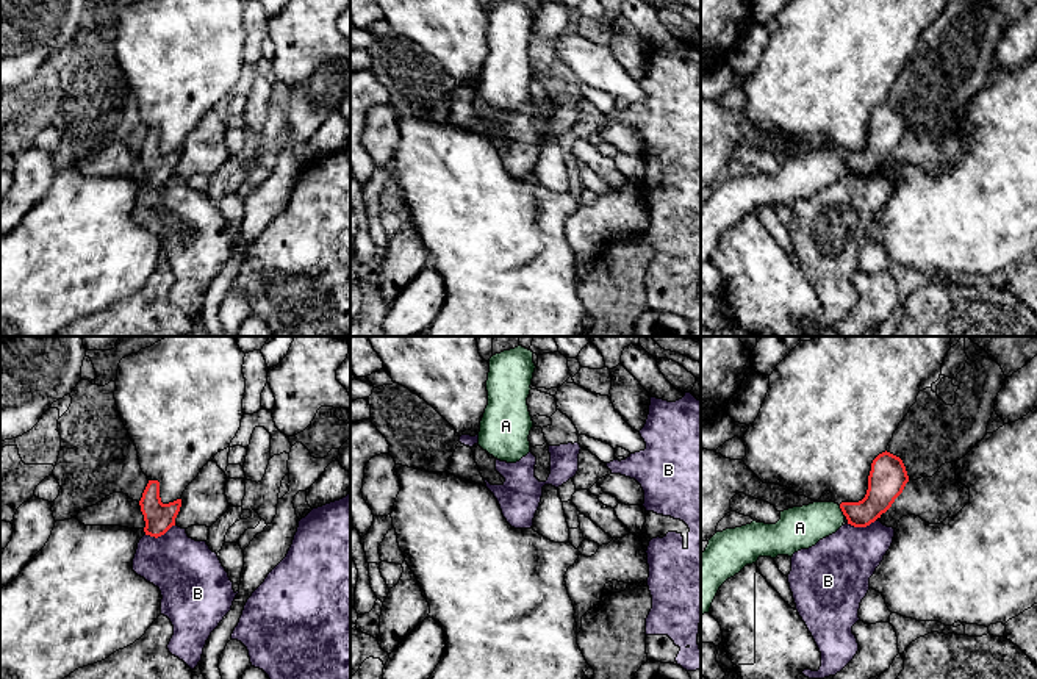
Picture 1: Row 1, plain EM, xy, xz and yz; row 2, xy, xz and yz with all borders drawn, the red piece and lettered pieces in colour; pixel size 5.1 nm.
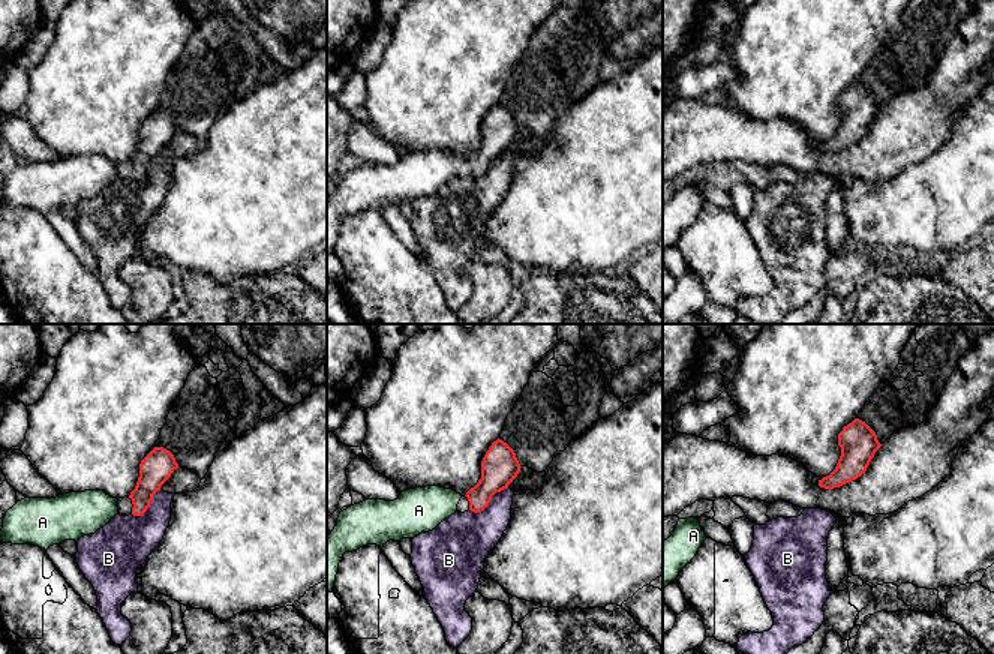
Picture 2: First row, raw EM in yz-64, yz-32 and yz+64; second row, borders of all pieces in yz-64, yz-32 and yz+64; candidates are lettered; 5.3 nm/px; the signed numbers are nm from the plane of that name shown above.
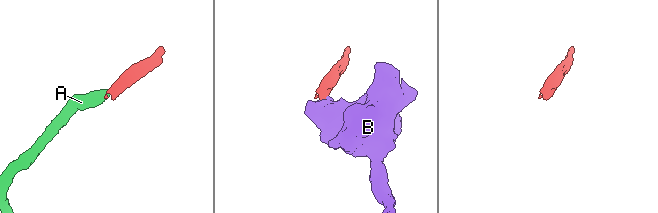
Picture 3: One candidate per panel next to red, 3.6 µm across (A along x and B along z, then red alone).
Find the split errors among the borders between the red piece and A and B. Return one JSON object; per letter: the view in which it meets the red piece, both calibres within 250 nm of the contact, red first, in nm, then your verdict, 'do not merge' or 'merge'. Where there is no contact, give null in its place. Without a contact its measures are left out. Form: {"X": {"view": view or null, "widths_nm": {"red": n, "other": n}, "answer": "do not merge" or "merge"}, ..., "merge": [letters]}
{"A": {"view": "yz", "widths_nm": {"red": 170, "other": 220}, "answer": "merge"}, "B": {"view": "xy", "widths_nm": {"red": 150, "other": 340}, "answer": "do not merge"}, "merge": ["A"]}

